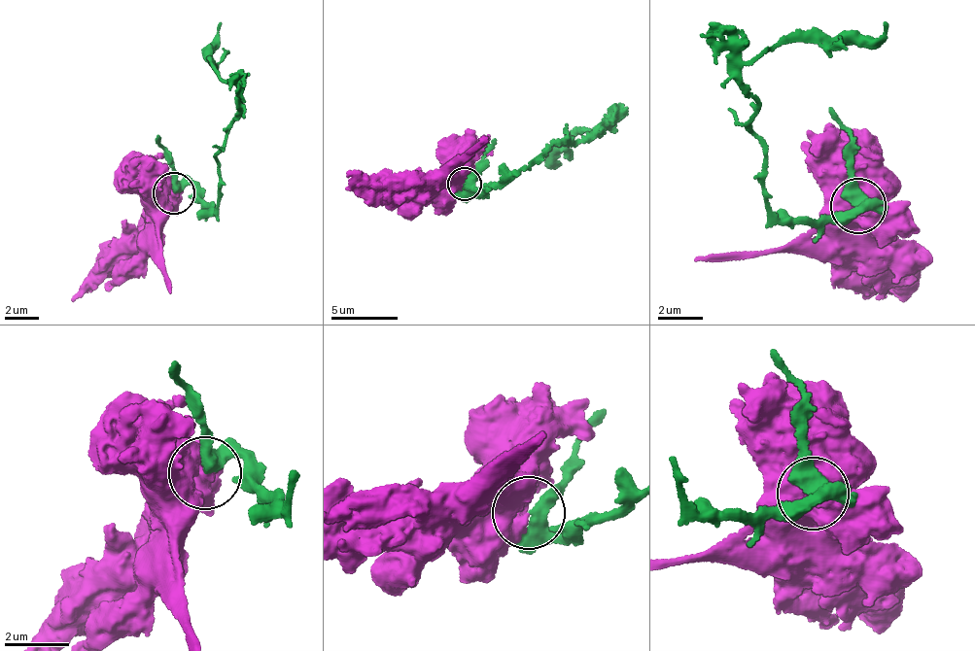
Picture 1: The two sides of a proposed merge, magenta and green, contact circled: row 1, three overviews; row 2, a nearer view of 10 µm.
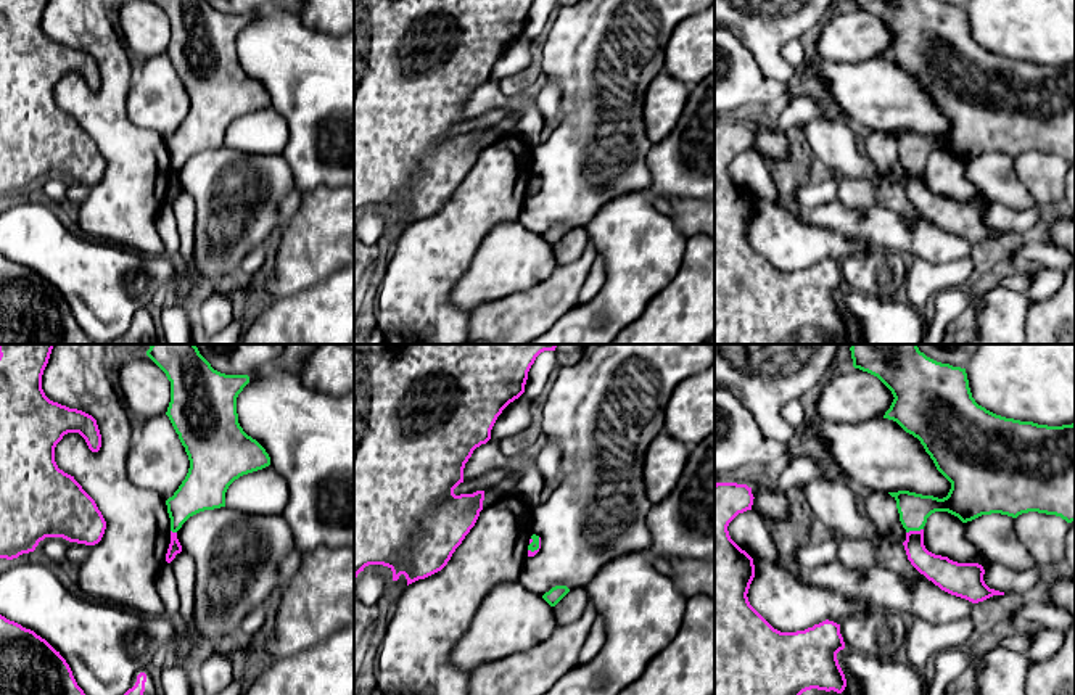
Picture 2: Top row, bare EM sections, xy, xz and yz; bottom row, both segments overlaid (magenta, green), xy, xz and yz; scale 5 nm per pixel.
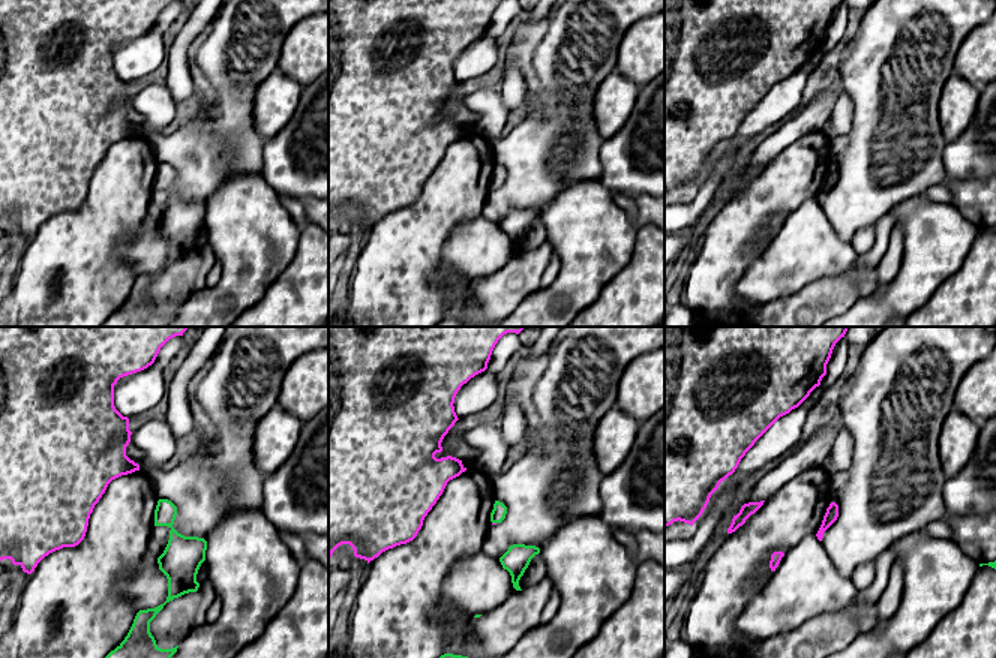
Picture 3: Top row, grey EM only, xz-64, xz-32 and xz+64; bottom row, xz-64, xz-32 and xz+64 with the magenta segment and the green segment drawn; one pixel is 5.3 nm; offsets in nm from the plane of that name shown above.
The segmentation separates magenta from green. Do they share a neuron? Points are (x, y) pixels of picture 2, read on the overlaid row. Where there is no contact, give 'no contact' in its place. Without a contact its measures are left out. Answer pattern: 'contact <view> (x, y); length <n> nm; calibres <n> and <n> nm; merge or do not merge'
contact yz (914, 531); length 90 nm; calibres 150 and 160 nm; do not merge

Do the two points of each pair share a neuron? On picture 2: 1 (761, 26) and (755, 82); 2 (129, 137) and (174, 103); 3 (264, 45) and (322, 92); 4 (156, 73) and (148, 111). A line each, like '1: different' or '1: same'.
1: different
2: different
3: same
4: same

